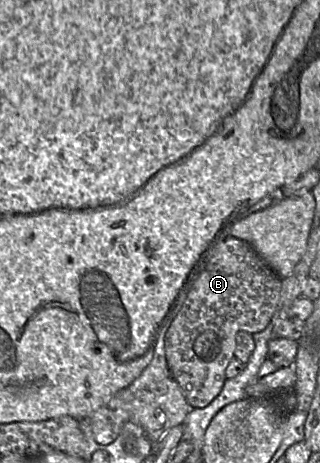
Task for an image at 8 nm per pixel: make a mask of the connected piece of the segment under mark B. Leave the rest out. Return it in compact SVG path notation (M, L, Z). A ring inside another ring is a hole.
M231 235L222 242L214 237L190 273L194 279L182 294L185 300L175 312L172 307L167 316L170 326L165 353L170 377L178 383L188 404L203 408L224 386L226 368L235 358L236 336L261 332L271 322L280 300L282 279L247 242Z

